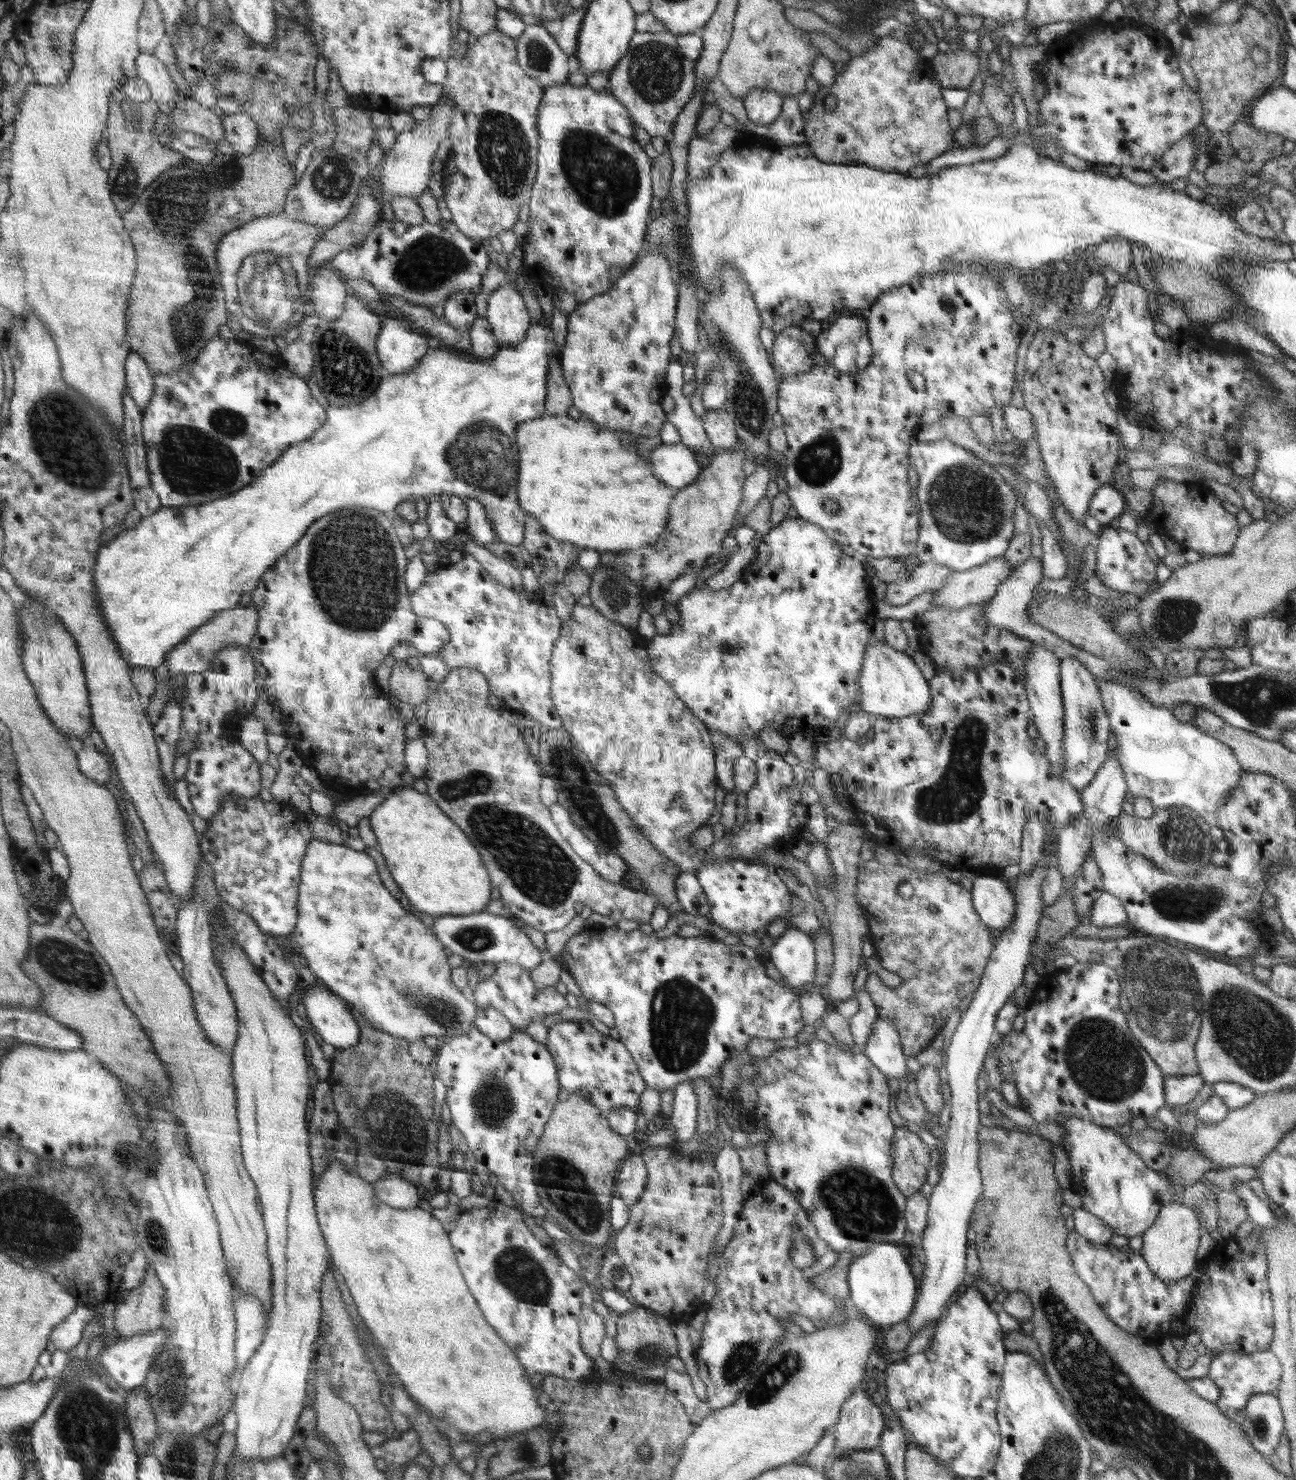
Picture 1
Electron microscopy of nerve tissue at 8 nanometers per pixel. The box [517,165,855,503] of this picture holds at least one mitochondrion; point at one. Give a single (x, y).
(749, 405)

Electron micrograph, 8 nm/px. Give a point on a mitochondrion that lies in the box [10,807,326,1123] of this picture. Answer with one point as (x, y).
(62, 961)

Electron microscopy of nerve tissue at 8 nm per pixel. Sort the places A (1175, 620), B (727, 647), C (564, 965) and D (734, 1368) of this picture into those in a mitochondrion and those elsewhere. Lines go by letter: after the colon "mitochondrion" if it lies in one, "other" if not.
A: mitochondrion
B: mitochondrion
C: other
D: mitochondrion

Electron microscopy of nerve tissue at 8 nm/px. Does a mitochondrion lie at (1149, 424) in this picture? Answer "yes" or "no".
no

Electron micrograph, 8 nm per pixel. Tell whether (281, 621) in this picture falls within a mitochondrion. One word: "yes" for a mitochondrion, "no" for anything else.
no

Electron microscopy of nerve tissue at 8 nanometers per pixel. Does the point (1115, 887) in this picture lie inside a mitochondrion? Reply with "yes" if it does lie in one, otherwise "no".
no

